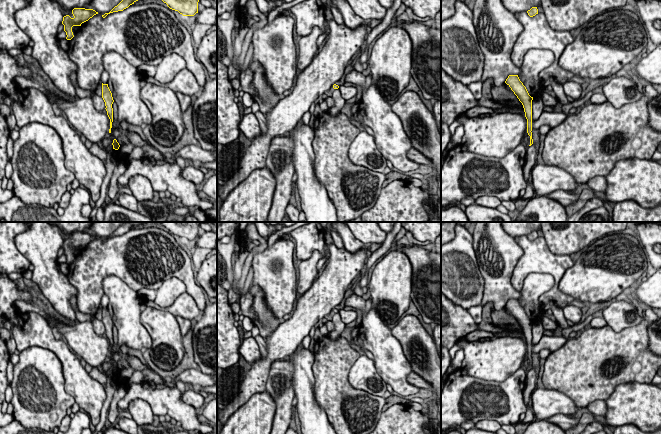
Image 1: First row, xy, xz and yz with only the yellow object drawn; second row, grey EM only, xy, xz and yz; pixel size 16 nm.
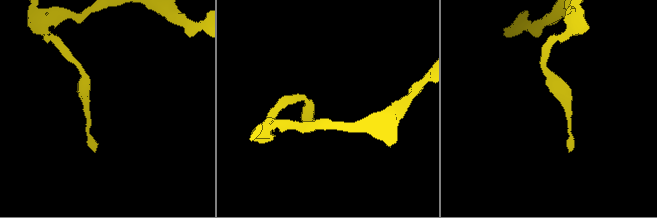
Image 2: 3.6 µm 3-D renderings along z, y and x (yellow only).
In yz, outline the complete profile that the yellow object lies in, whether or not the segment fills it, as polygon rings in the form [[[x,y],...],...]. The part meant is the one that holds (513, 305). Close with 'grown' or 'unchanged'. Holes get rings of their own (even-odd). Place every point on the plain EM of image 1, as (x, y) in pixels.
[[[509,299],[505,307],[511,312],[511,314],[514,316],[514,318],[517,320],[517,322],[523,329],[525,341],[527,343],[527,357],[530,360],[529,370],[531,370],[533,368],[532,356],[531,356],[532,355],[532,324],[533,324],[533,321],[529,319],[526,311],[520,305],[518,299]]]; unchanged

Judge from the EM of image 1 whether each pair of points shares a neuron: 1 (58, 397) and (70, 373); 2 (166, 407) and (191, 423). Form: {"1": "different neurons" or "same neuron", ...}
{"1": "different neurons", "2": "same neuron"}

